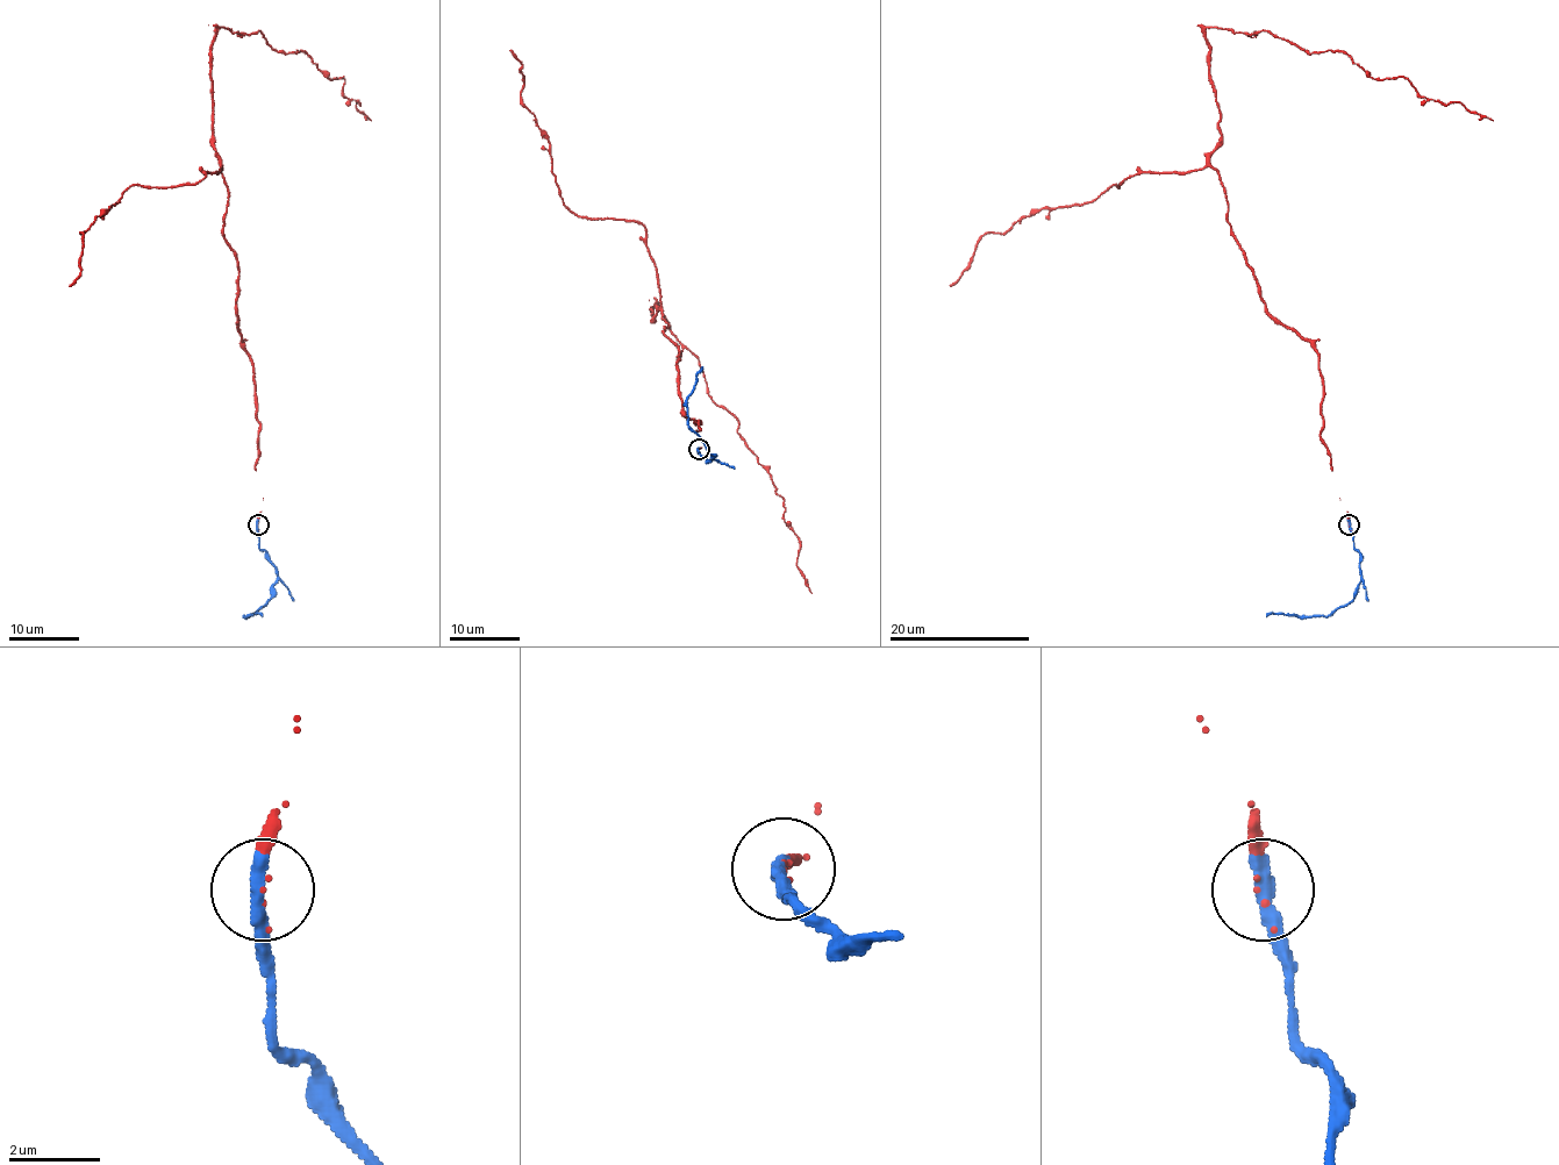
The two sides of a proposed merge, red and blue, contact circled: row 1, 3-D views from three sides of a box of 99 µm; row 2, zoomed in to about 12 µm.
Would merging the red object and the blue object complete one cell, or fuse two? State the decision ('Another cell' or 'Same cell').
Same cell

